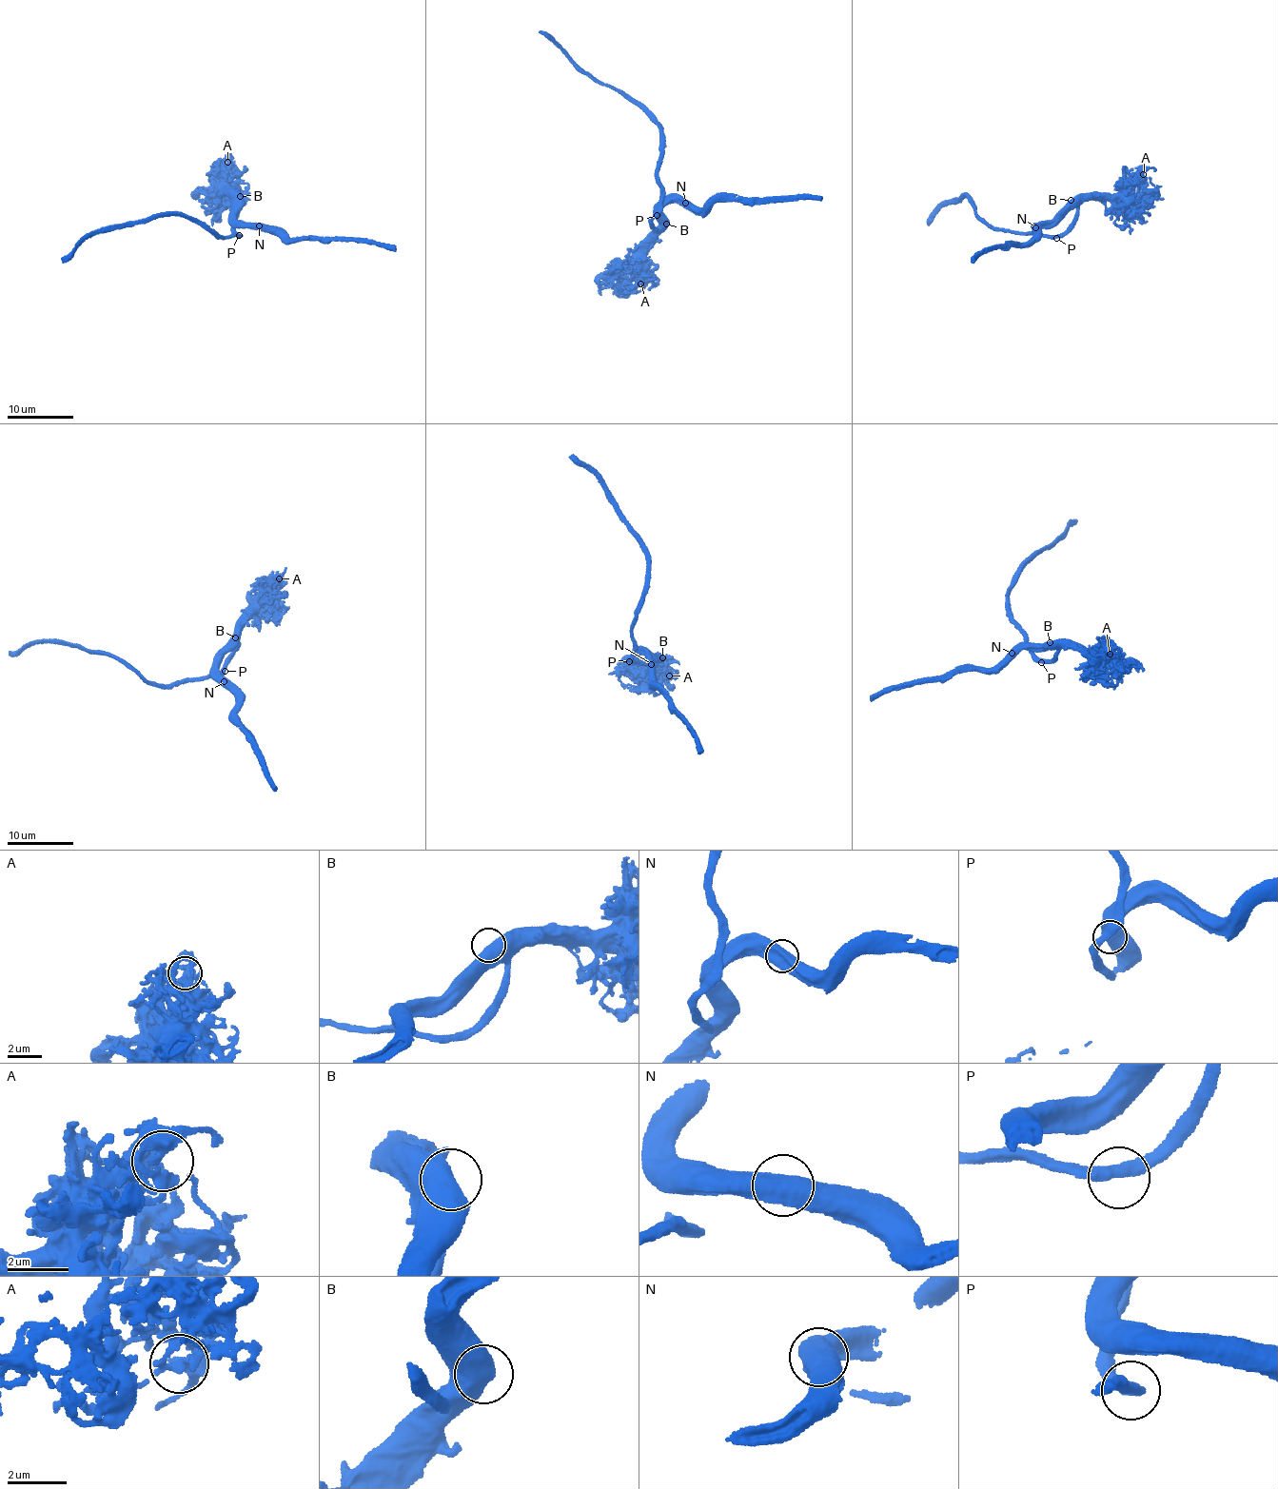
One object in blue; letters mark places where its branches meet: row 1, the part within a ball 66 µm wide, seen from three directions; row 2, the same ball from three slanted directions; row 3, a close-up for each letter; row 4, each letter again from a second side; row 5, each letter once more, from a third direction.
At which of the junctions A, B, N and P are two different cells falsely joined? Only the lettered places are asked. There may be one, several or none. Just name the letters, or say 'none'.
none

